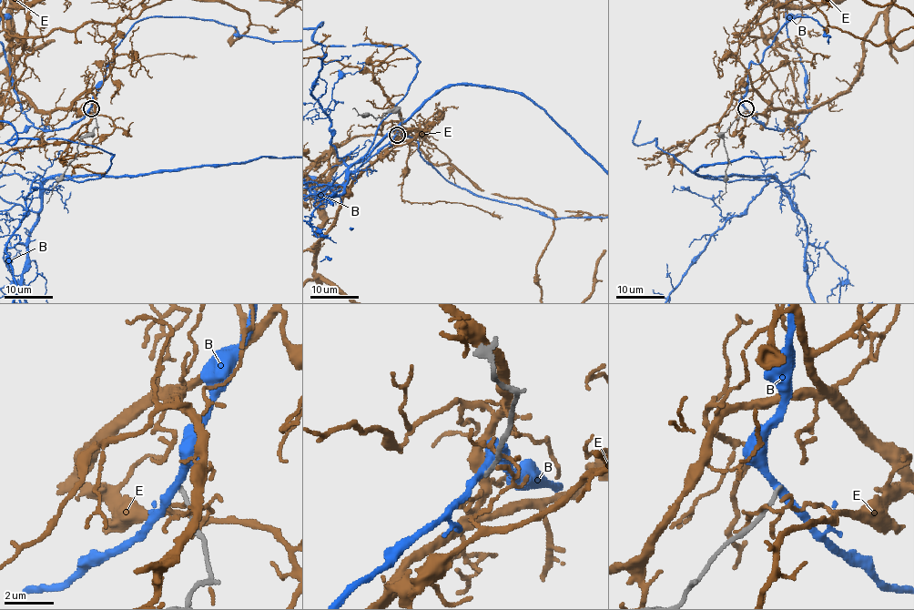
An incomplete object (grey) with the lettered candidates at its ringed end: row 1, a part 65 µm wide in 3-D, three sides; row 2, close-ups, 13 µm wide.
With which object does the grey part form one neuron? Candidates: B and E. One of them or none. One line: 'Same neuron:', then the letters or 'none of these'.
Same neuron: none of these

